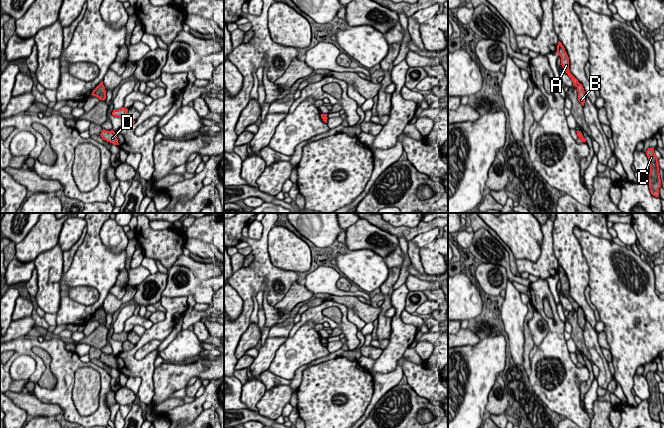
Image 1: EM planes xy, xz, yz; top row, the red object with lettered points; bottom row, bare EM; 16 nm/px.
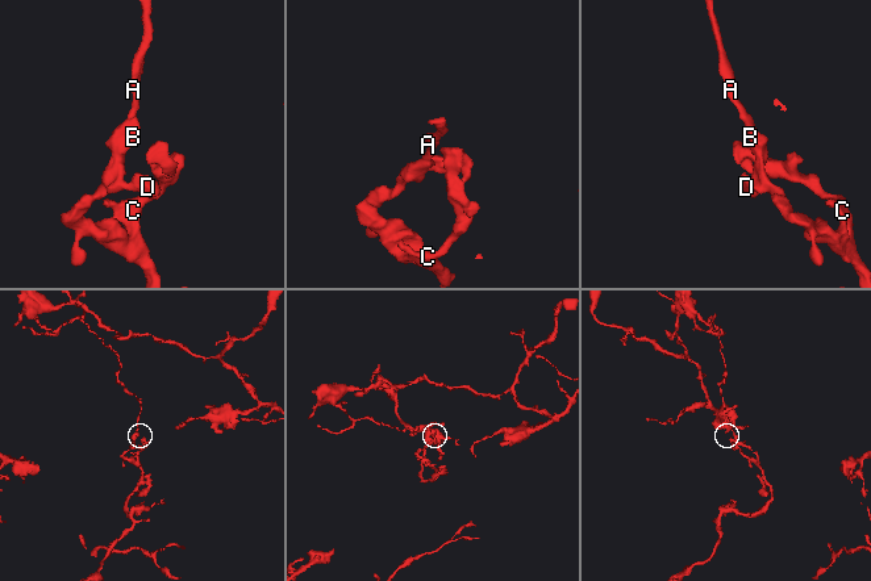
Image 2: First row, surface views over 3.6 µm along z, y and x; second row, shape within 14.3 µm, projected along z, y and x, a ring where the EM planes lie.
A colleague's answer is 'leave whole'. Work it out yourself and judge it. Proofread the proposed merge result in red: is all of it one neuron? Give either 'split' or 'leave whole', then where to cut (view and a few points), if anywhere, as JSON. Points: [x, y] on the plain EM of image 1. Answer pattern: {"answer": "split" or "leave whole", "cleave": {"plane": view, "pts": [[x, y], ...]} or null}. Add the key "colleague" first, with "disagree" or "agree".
{"colleague": "disagree", "answer": "split", "cleave": {"plane": "yz", "pts": [[579, 307], [576, 310]]}}

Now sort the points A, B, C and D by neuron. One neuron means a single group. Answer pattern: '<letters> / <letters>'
A / B C D

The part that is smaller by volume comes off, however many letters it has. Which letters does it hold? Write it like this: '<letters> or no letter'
B, C, D

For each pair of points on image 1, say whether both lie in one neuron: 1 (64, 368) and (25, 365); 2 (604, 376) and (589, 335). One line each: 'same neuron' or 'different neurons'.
1: different neurons
2: same neuron

